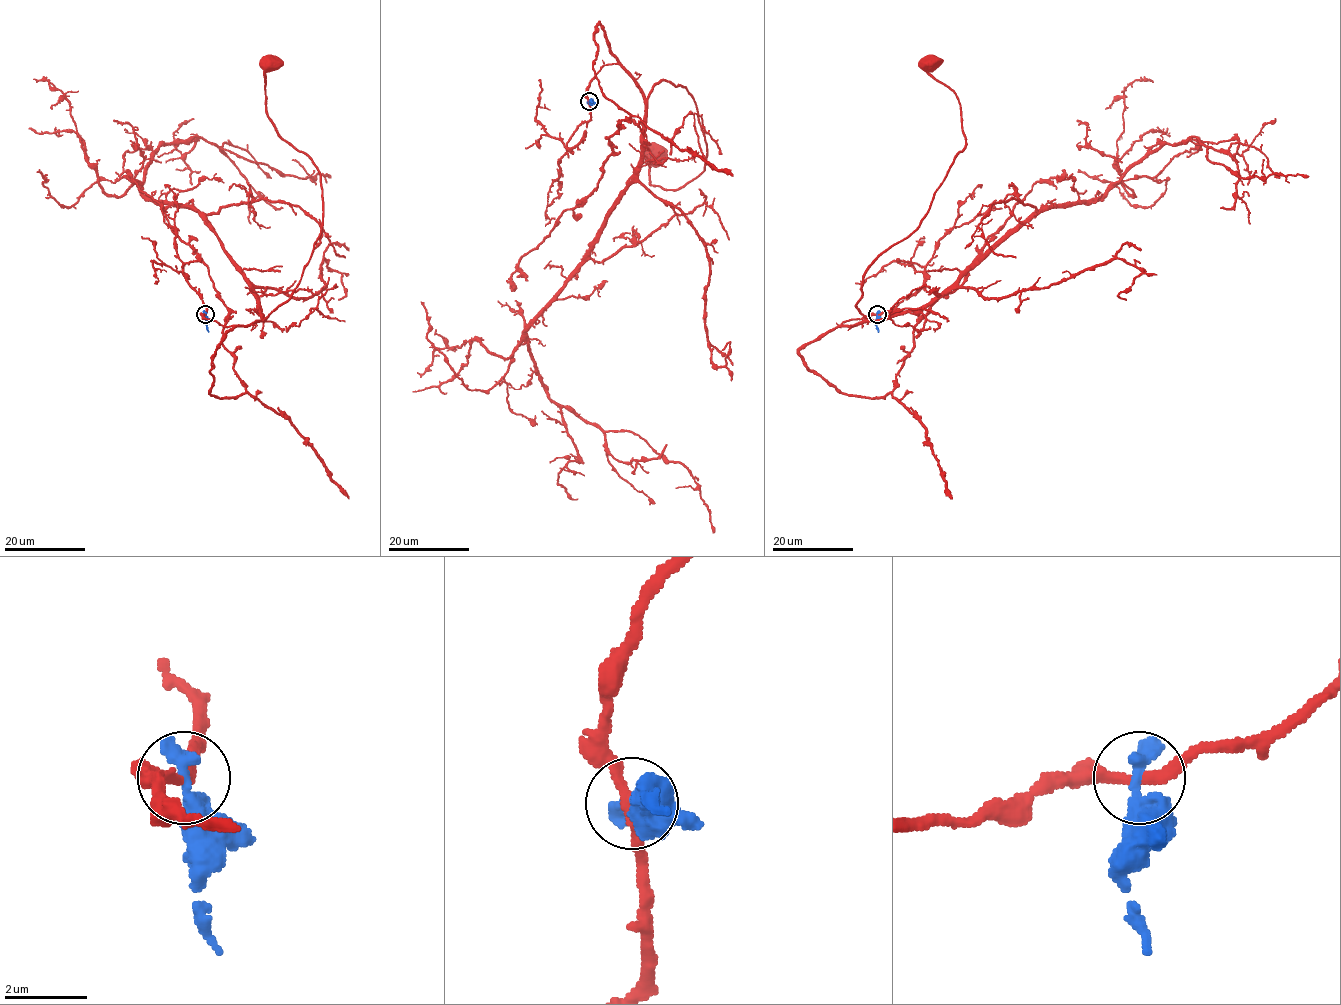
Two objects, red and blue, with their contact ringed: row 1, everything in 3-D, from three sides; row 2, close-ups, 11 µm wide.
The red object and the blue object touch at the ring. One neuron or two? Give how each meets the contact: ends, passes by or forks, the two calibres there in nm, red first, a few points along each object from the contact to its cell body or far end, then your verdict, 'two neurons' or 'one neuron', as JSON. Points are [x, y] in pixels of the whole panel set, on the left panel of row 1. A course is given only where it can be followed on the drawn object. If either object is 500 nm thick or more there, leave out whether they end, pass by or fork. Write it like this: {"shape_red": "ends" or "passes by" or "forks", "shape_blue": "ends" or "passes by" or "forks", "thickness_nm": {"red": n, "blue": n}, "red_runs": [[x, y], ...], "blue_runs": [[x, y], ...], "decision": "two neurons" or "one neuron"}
{"shape_red": "passes by", "shape_blue": "ends", "thickness_nm": {"red": 260, "blue": 480}, "red_runs": [[205, 314], [222, 325], [262, 321], [290, 297], [322, 224], [318, 171], [268, 116], [268, 62]], "blue_runs": [[205, 314], [208, 331]], "decision": "two neurons"}

